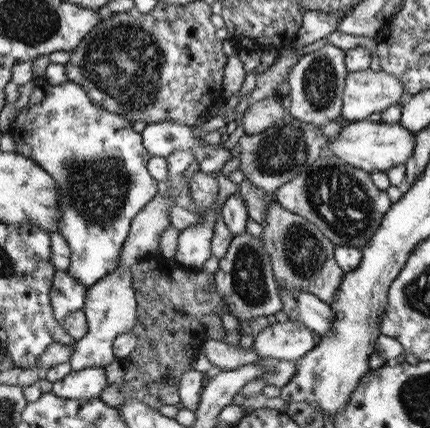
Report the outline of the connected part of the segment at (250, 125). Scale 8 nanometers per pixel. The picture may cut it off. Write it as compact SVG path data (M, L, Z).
M266 97L258 101L250 101L248 109L241 115L242 127L245 135L256 135L275 122L281 120L287 114L287 110L276 101L274 97Z

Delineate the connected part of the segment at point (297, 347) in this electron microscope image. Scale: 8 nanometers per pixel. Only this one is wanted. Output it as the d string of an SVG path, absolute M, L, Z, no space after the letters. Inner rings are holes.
M288 319L284 322L277 321L275 325L267 326L259 330L254 335L252 343L252 349L257 352L258 360L259 358L272 358L273 360L296 361L305 353L308 353L314 346L313 333L302 324Z

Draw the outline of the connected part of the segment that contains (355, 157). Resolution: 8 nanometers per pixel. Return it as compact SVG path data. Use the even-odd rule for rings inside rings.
M349 121L341 126L341 131L333 138L329 138L328 148L332 150L338 160L341 159L351 168L363 170L369 174L386 173L387 169L404 162L412 155L414 133L397 123L383 123L367 121Z

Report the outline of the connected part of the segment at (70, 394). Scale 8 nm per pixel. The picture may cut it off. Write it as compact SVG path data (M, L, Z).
M85 368L71 371L62 380L53 383L50 392L63 399L93 399L99 398L106 386L103 368Z

